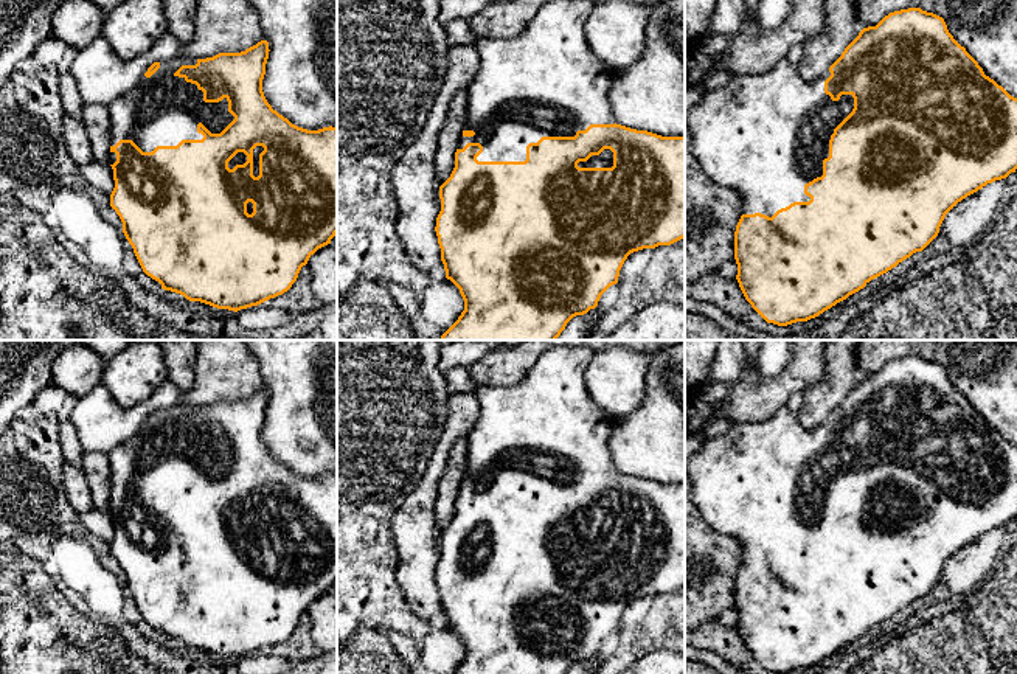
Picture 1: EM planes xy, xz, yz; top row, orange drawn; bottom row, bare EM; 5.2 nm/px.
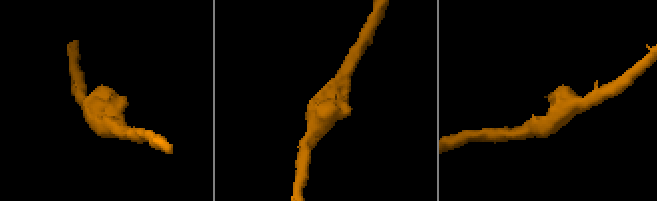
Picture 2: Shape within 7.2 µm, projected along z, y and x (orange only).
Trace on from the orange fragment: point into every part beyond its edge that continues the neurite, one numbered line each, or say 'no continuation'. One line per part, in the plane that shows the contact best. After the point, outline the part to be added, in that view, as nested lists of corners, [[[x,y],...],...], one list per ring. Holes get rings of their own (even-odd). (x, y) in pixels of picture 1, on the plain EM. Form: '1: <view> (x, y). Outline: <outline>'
1: xy (160, 458). Outline: [[[183,401],[160,410],[160,416],[126,443],[107,452],[110,467],[110,494],[120,488],[132,488],[143,500],[152,500],[157,494],[177,494],[182,488],[202,488],[197,472],[202,471],[211,481],[220,481],[234,464],[228,460],[228,449],[205,450],[203,439],[196,432],[186,430],[174,421],[182,413],[196,413],[197,408]]]

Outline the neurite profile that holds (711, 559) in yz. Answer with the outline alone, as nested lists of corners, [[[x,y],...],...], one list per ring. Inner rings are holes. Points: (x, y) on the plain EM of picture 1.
[[[685,469],[685,632],[714,623],[719,615],[734,606],[734,579],[742,564],[739,542],[716,531],[692,500],[692,485]]]

